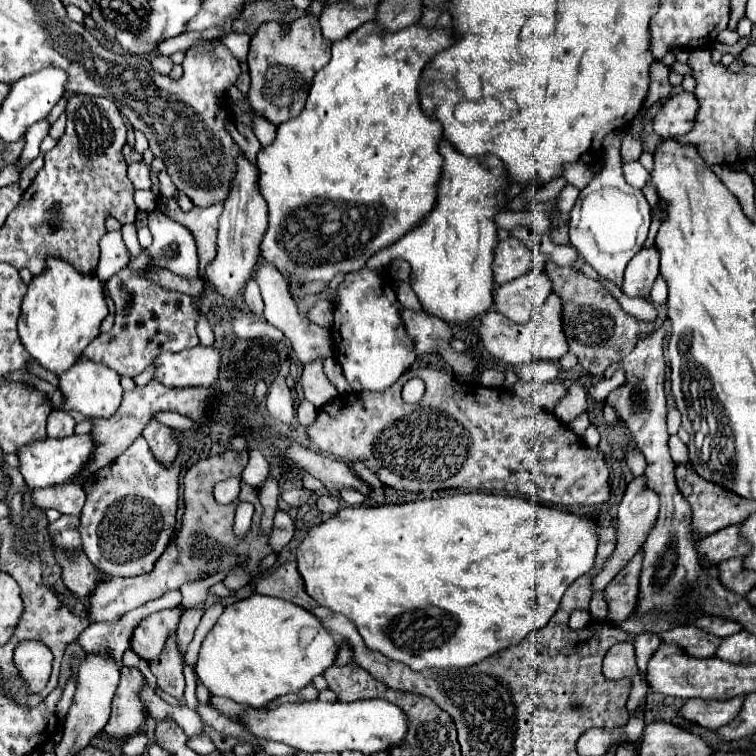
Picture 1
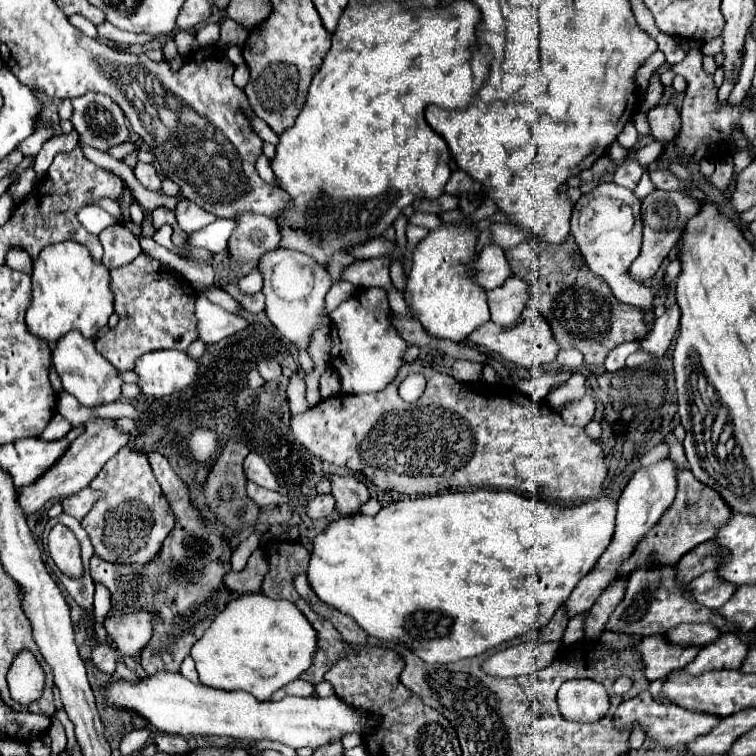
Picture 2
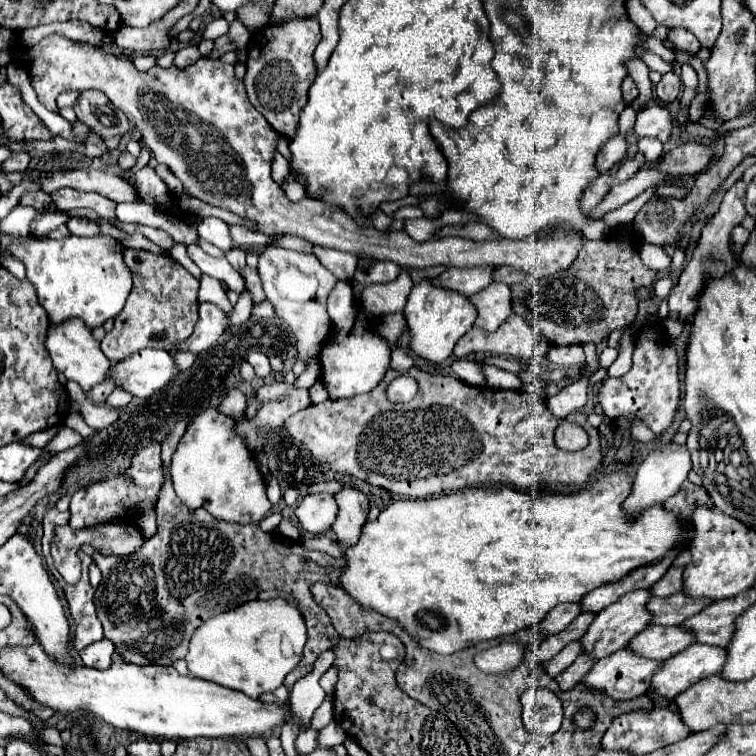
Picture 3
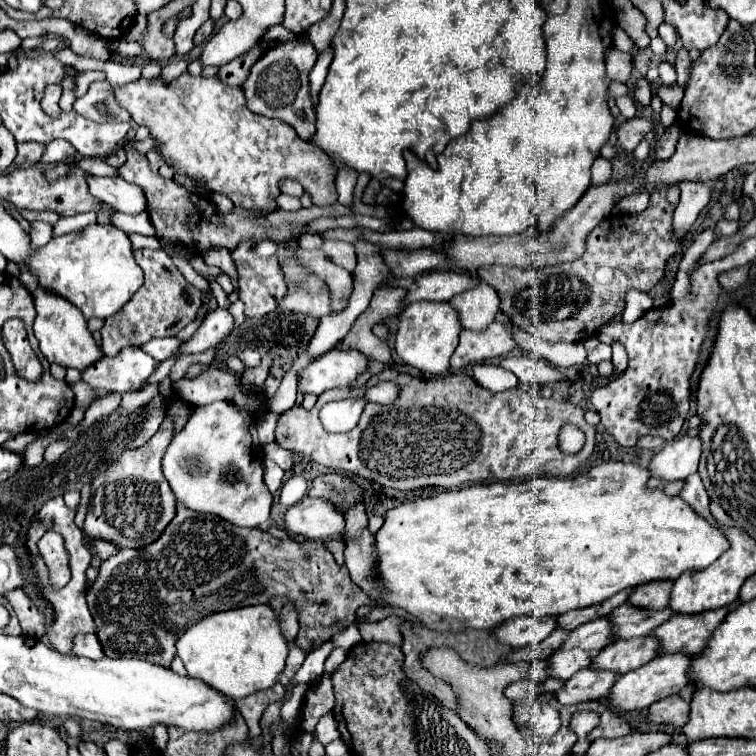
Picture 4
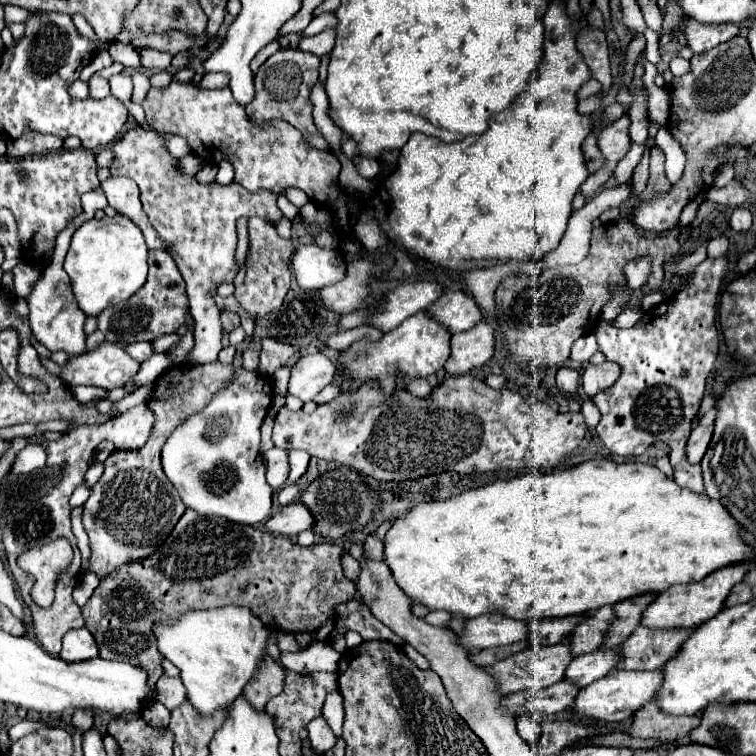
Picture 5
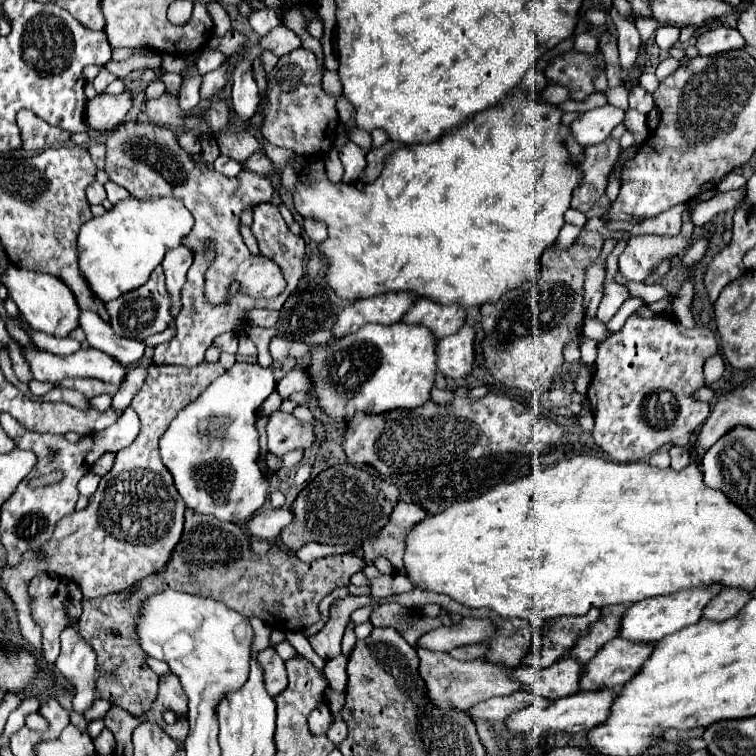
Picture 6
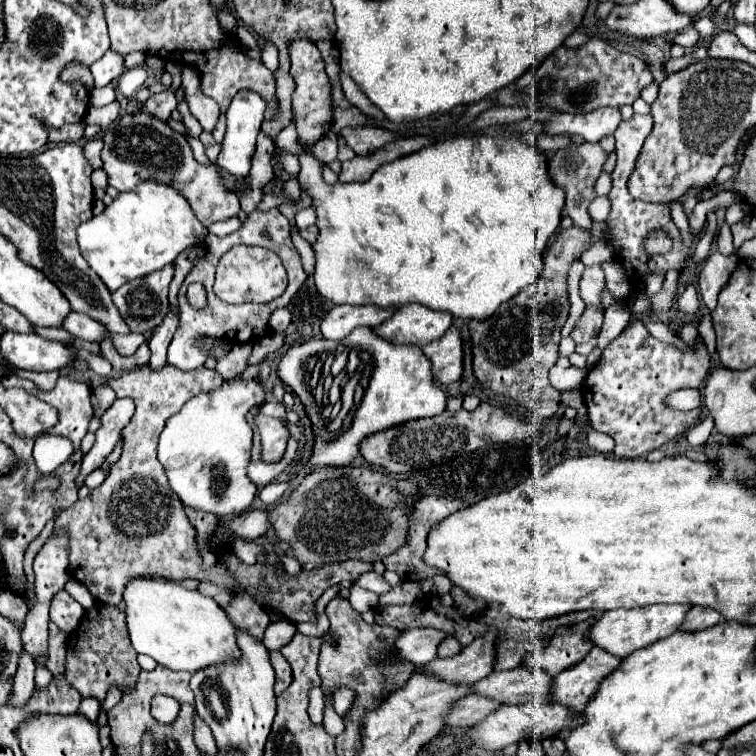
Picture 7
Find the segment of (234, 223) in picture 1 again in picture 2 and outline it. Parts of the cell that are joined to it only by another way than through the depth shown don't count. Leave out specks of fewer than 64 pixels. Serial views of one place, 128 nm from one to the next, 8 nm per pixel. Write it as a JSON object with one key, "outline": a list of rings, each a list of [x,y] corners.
{"outline":[[[244,214],[238,220],[238,228],[230,240],[230,260],[232,262],[256,262],[270,250],[280,246],[280,228],[268,216]]]}

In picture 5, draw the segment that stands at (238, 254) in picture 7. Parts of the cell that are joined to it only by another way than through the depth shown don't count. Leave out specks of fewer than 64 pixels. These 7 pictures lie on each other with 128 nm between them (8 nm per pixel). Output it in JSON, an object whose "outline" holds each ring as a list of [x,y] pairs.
{"outline":[[[136,126],[126,130],[112,146],[114,160],[110,166],[112,176],[128,176],[140,188],[140,200],[150,224],[156,228],[172,248],[174,262],[186,280],[186,292],[190,312],[196,322],[196,346],[190,354],[190,364],[208,364],[218,358],[222,350],[222,324],[220,308],[214,302],[216,286],[232,282],[238,274],[236,264],[236,220],[240,216],[266,216],[272,222],[282,218],[276,206],[274,192],[248,192],[244,186],[230,182],[222,186],[218,182],[200,184],[196,176],[186,176],[178,170],[178,158],[174,158],[164,138],[148,128]]]}

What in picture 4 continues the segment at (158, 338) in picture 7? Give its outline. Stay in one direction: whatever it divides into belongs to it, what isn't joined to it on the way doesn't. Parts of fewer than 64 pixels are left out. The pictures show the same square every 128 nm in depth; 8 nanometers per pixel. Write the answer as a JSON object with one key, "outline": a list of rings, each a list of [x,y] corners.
{"outline":[[[90,176],[88,186],[90,186],[90,194],[110,204],[112,210],[118,210],[124,214],[140,214],[146,210],[142,188],[126,182],[120,176],[112,176],[112,178]]]}

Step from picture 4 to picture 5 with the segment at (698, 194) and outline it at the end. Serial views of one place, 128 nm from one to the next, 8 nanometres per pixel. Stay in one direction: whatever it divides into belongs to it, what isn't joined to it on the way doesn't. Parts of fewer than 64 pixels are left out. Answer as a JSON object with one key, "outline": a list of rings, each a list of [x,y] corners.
{"outline":[[[668,127],[658,130],[655,144],[665,154],[665,173],[669,181],[674,184],[682,177],[686,163],[686,156],[680,148],[680,144],[670,134]]]}

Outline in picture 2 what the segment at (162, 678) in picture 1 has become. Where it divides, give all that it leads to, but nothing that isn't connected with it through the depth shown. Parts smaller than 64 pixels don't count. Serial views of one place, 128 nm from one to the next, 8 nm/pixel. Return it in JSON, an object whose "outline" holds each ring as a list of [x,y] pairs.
{"outline":[[[158,452],[148,454],[148,460],[156,482],[170,504],[170,512],[176,518],[172,532],[148,564],[112,564],[94,554],[90,560],[90,572],[94,582],[102,582],[110,590],[110,602],[114,608],[140,608],[156,616],[152,640],[148,640],[144,652],[138,656],[140,666],[146,672],[178,672],[182,660],[190,654],[192,644],[204,634],[214,616],[232,600],[232,590],[224,584],[224,576],[230,572],[232,550],[228,538],[216,530],[206,516],[202,516],[196,504],[190,502],[188,486],[176,476],[170,462]]]}

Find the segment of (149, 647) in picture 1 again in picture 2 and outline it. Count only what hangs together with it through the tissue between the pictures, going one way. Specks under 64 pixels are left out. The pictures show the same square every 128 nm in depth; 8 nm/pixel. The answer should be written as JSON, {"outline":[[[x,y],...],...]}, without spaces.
{"outline":[[[148,612],[112,614],[104,624],[122,654],[138,656],[152,636],[152,616]]]}

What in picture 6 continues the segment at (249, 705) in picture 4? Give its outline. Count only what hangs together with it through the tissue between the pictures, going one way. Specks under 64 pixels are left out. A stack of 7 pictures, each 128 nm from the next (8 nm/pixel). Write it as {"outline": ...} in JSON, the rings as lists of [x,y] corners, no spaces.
{"outline":[[[266,648],[256,658],[264,668],[264,682],[266,682],[268,694],[278,696],[280,692],[284,692],[286,668],[284,668],[284,660],[278,656],[278,652],[274,648]]]}

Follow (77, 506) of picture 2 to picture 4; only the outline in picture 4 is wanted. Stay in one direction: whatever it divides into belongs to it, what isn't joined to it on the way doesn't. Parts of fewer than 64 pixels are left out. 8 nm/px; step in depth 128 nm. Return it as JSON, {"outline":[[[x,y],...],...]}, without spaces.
{"outline":[[[164,416],[160,430],[138,450],[126,450],[120,460],[100,474],[100,486],[94,488],[92,506],[86,516],[86,534],[94,540],[108,540],[118,548],[144,548],[160,538],[164,528],[176,516],[176,498],[162,474],[162,456],[174,436],[172,416]]]}

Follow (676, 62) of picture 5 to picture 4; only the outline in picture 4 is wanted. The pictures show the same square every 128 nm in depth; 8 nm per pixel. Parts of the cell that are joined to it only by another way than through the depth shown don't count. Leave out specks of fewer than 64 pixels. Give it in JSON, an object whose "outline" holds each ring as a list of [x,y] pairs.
{"outline":[[[674,83],[671,87],[661,86],[659,88],[659,96],[664,104],[677,109],[680,106],[684,92],[677,83]]]}

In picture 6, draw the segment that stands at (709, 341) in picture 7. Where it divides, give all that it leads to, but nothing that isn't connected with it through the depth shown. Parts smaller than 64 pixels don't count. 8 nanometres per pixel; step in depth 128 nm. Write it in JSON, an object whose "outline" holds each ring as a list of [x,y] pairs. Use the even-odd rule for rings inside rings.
{"outline":[[[686,280],[678,295],[673,297],[672,307],[673,313],[679,322],[686,328],[692,328],[695,325],[694,314],[692,312],[692,298],[693,298],[694,284],[690,280]],[[716,354],[715,356],[707,359],[704,364],[705,385],[709,386],[716,382],[719,378],[722,377],[724,370],[725,364],[720,354]]]}

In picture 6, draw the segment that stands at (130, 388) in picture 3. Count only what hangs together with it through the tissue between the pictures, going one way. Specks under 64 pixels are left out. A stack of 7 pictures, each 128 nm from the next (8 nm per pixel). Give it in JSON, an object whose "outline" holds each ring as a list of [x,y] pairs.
{"outline":[[[22,346],[22,354],[24,354],[26,362],[30,364],[32,376],[40,382],[58,384],[64,378],[98,378],[98,380],[104,380],[104,382],[118,384],[126,374],[126,368],[120,362],[116,362],[112,356],[108,356],[106,352],[96,350],[96,348],[80,348],[76,354],[58,356],[58,354],[46,352],[46,350],[36,348],[36,346]]]}

